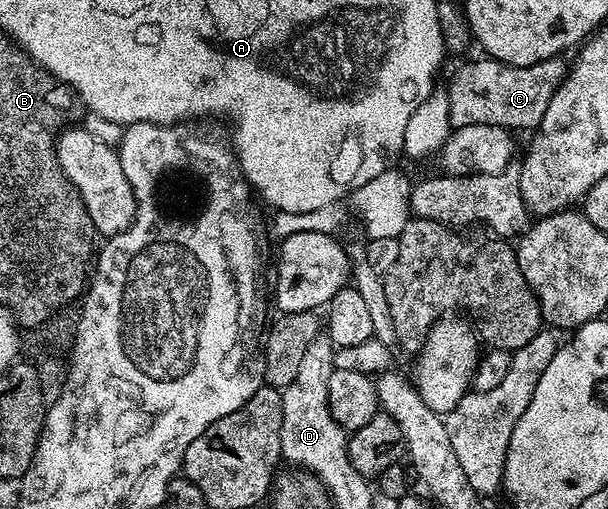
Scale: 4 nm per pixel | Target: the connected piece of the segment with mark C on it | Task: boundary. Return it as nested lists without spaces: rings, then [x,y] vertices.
[[[482,56],[479,62],[466,62],[450,78],[448,96],[451,127],[488,124],[504,126],[511,132],[533,131],[540,124],[548,100],[566,77],[568,62],[565,57],[549,58],[531,66],[509,66],[492,57]]]

